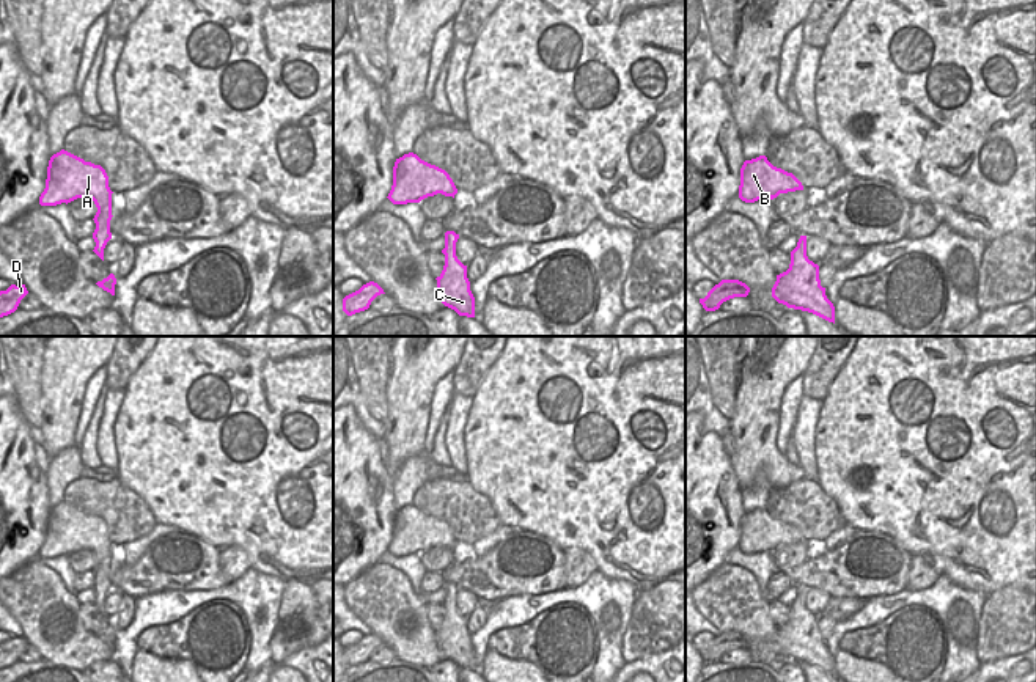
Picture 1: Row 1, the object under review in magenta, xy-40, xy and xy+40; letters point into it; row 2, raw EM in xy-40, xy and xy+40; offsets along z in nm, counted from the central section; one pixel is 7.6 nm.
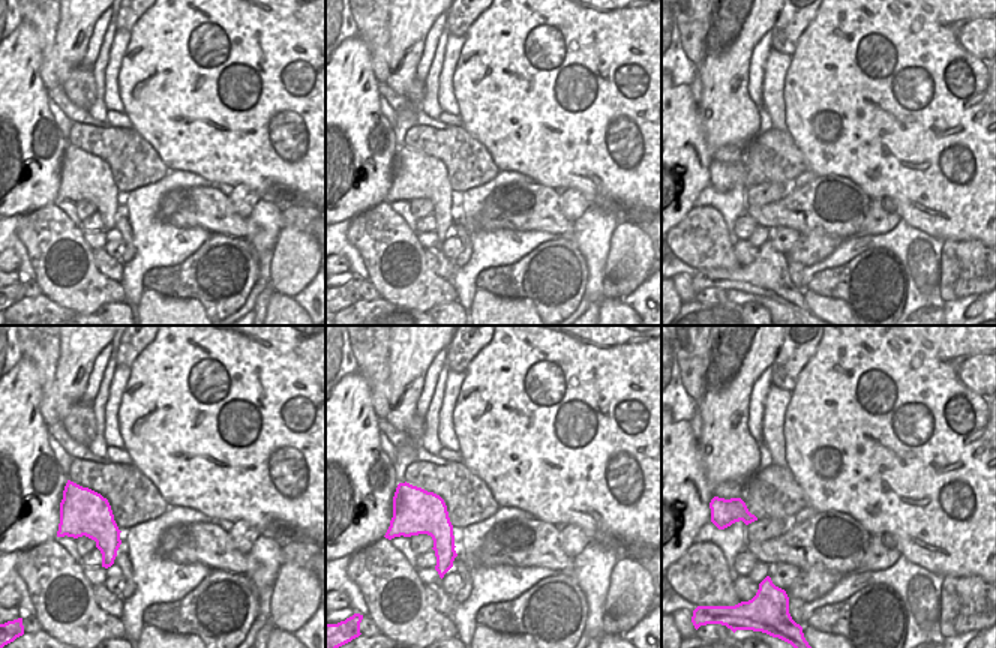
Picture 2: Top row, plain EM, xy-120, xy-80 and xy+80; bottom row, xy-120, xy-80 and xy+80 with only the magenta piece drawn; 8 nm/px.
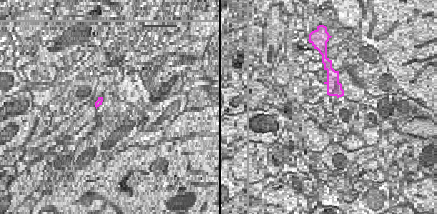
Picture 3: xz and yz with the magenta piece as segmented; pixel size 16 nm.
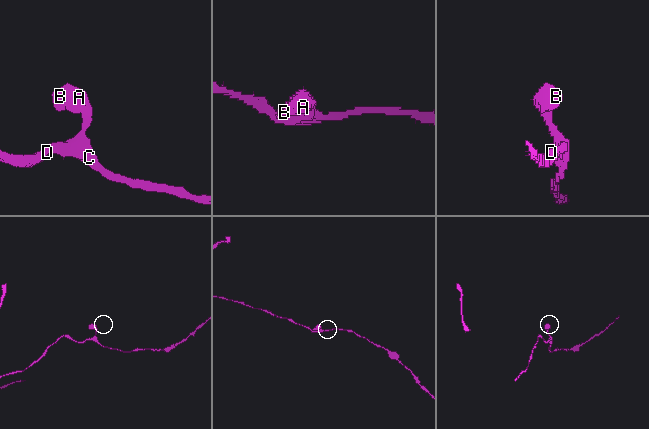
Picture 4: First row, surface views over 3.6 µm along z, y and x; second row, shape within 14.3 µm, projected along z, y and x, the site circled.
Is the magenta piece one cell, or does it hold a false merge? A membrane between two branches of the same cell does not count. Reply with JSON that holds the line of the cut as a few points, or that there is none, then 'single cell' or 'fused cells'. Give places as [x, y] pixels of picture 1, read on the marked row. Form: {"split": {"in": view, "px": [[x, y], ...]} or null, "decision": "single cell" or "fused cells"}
{"split": null, "decision": "single cell"}

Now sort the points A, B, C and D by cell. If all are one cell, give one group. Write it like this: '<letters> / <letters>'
A B C D

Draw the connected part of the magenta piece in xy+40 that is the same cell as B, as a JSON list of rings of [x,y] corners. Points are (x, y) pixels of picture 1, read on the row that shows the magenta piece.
[[[766,156],[745,160],[740,168],[739,198],[745,203],[773,200],[795,190],[803,190],[802,182],[792,173],[773,167]]]

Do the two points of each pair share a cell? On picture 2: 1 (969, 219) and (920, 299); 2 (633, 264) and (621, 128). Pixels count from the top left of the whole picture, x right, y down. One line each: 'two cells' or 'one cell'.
1: two cells
2: two cells

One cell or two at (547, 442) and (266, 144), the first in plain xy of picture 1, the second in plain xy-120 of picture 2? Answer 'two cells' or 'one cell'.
one cell

